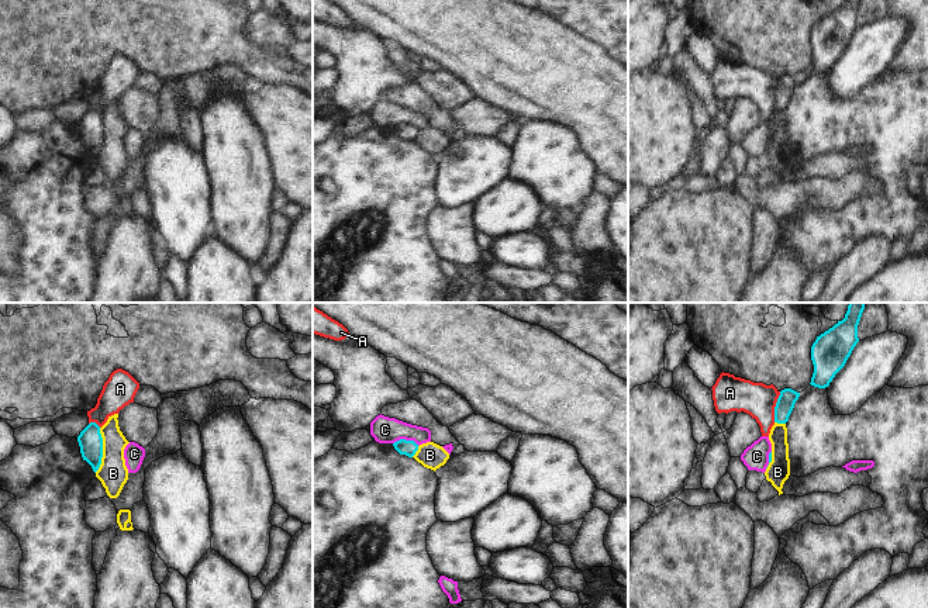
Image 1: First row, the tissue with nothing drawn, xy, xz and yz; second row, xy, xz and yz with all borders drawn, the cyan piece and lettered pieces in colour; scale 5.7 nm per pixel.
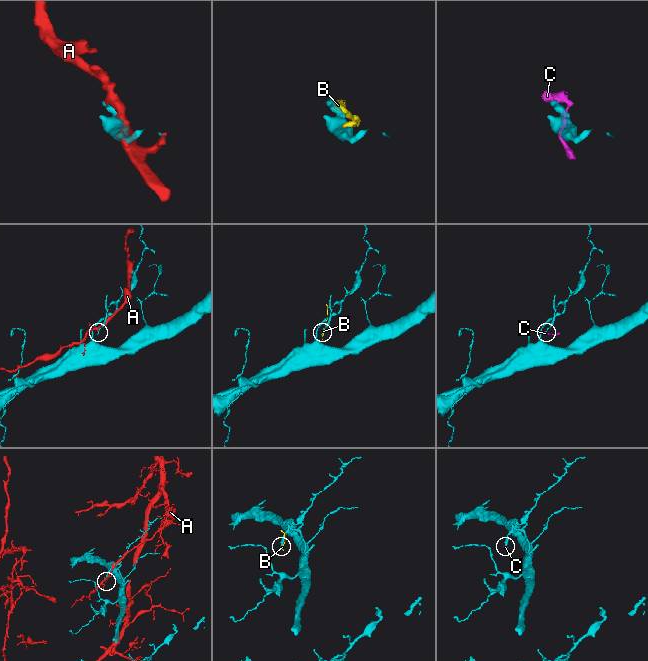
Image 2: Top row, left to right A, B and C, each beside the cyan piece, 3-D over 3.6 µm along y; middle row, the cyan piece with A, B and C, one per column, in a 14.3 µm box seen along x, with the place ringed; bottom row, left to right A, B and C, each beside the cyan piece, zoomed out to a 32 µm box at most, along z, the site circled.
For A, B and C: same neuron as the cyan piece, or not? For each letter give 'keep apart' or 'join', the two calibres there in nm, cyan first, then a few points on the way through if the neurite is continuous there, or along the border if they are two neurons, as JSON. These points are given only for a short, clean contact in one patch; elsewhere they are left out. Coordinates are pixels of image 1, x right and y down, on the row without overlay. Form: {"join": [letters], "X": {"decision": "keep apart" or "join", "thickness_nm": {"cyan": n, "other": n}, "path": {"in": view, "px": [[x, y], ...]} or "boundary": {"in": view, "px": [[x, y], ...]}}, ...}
{"join": [], "A": {"decision": "keep apart", "thickness_nm": {"cyan": 100, "other": 200}}, "B": {"decision": "keep apart", "thickness_nm": {"cyan": 140, "other": 170}}, "C": {"decision": "keep apart", "thickness_nm": {"cyan": 90, "other": 150}, "boundary": {"in": "xz", "px": [[393, 127], [413, 124], [418, 130]]}}}

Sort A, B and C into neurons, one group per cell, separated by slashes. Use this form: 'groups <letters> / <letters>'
groups A / B / C

